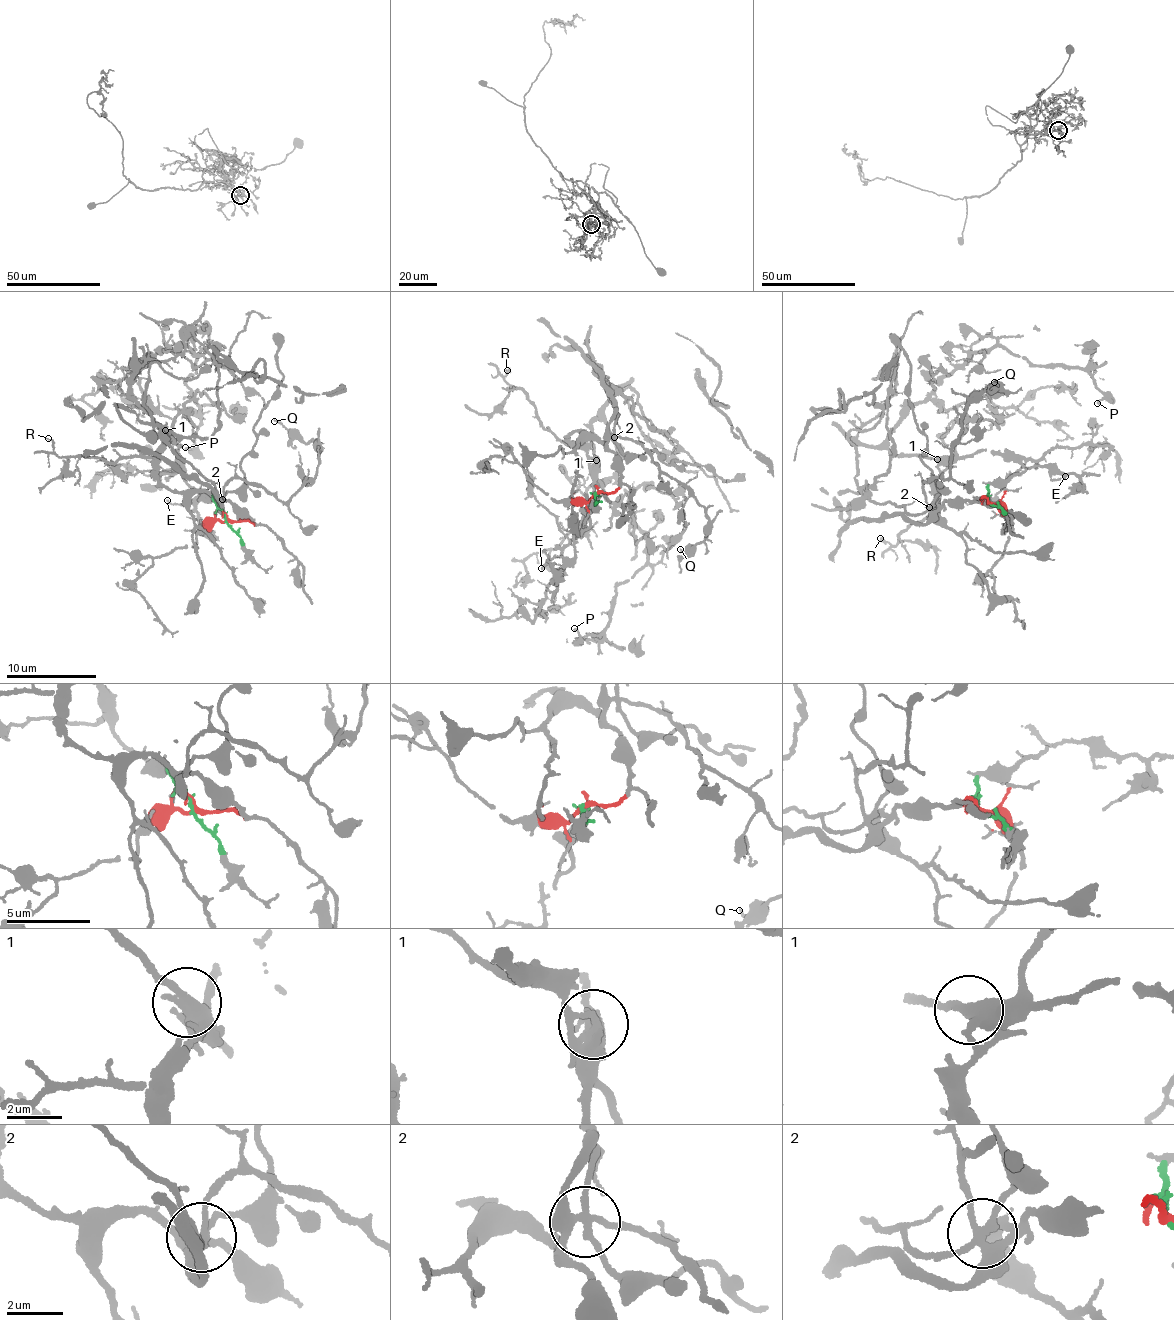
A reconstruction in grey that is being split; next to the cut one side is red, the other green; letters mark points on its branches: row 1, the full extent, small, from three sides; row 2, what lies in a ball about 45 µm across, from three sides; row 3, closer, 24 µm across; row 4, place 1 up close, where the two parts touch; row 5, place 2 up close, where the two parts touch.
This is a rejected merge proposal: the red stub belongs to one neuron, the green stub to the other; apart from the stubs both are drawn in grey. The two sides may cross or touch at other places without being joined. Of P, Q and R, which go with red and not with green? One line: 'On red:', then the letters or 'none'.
On red: Q, R

